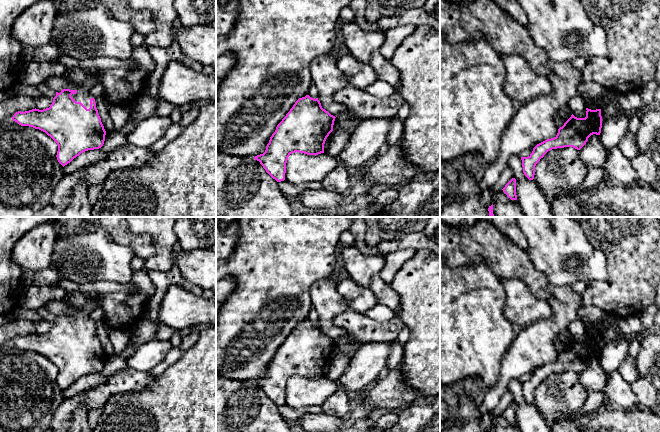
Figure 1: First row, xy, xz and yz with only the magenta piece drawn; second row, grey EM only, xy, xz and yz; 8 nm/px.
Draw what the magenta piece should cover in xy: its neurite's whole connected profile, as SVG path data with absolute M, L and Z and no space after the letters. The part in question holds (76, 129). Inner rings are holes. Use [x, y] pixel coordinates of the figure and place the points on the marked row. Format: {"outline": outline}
{"outline": "M87 70L94 76L80 84L68 80L75 89L56 92L49 108L18 111L12 117L19 125L39 129L50 136L58 145L56 157L63 167L81 153L101 148L105 141L106 131L90 94L101 70Z"}

